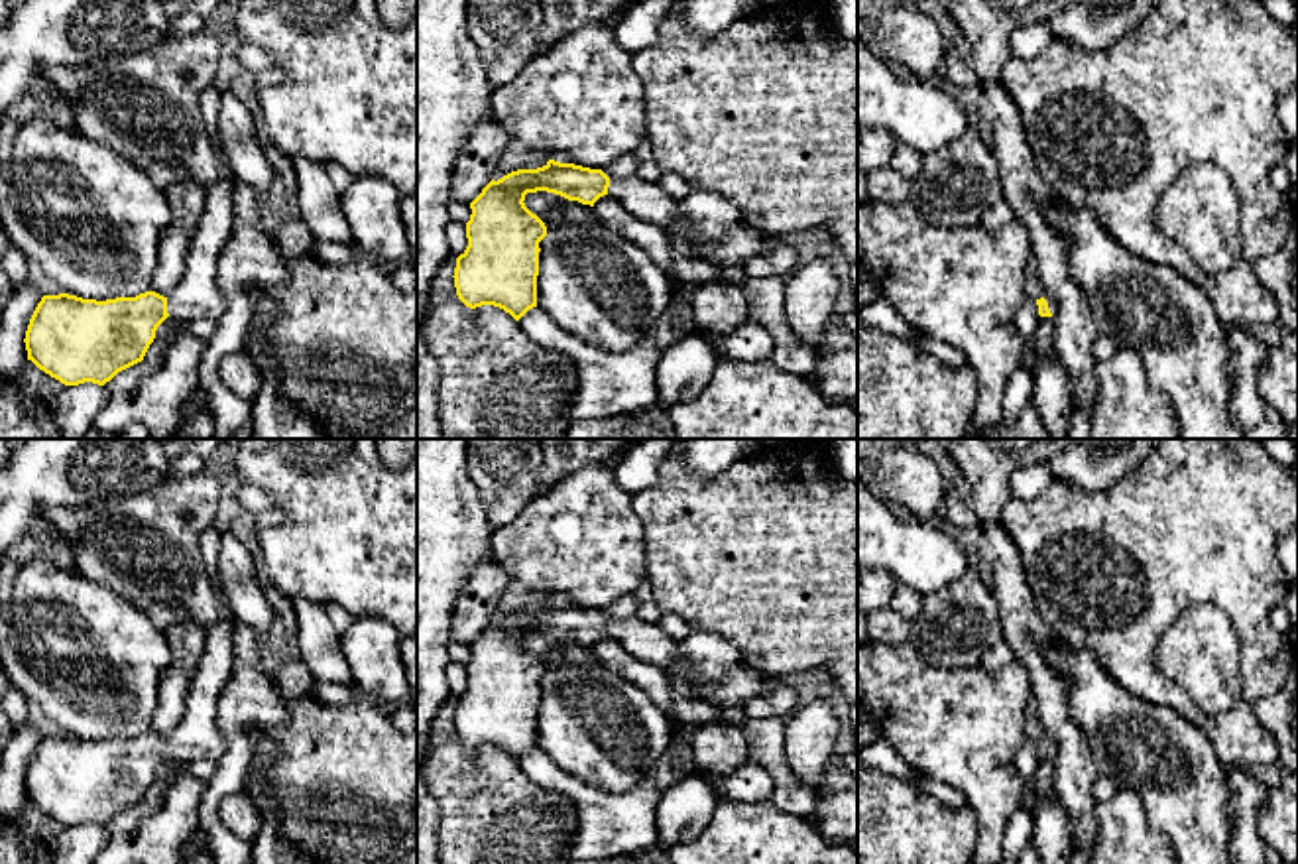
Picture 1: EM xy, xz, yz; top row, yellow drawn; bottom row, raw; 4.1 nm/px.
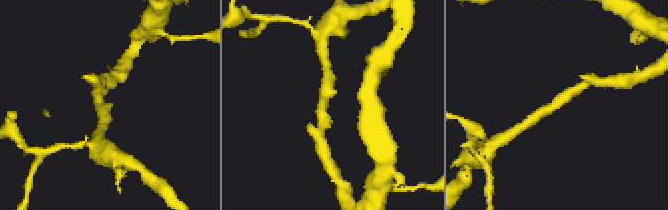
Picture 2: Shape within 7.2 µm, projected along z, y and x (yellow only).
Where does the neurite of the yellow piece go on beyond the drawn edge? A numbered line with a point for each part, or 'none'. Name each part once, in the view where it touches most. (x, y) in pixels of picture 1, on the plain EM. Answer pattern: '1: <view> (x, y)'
1: xy (197, 737)

